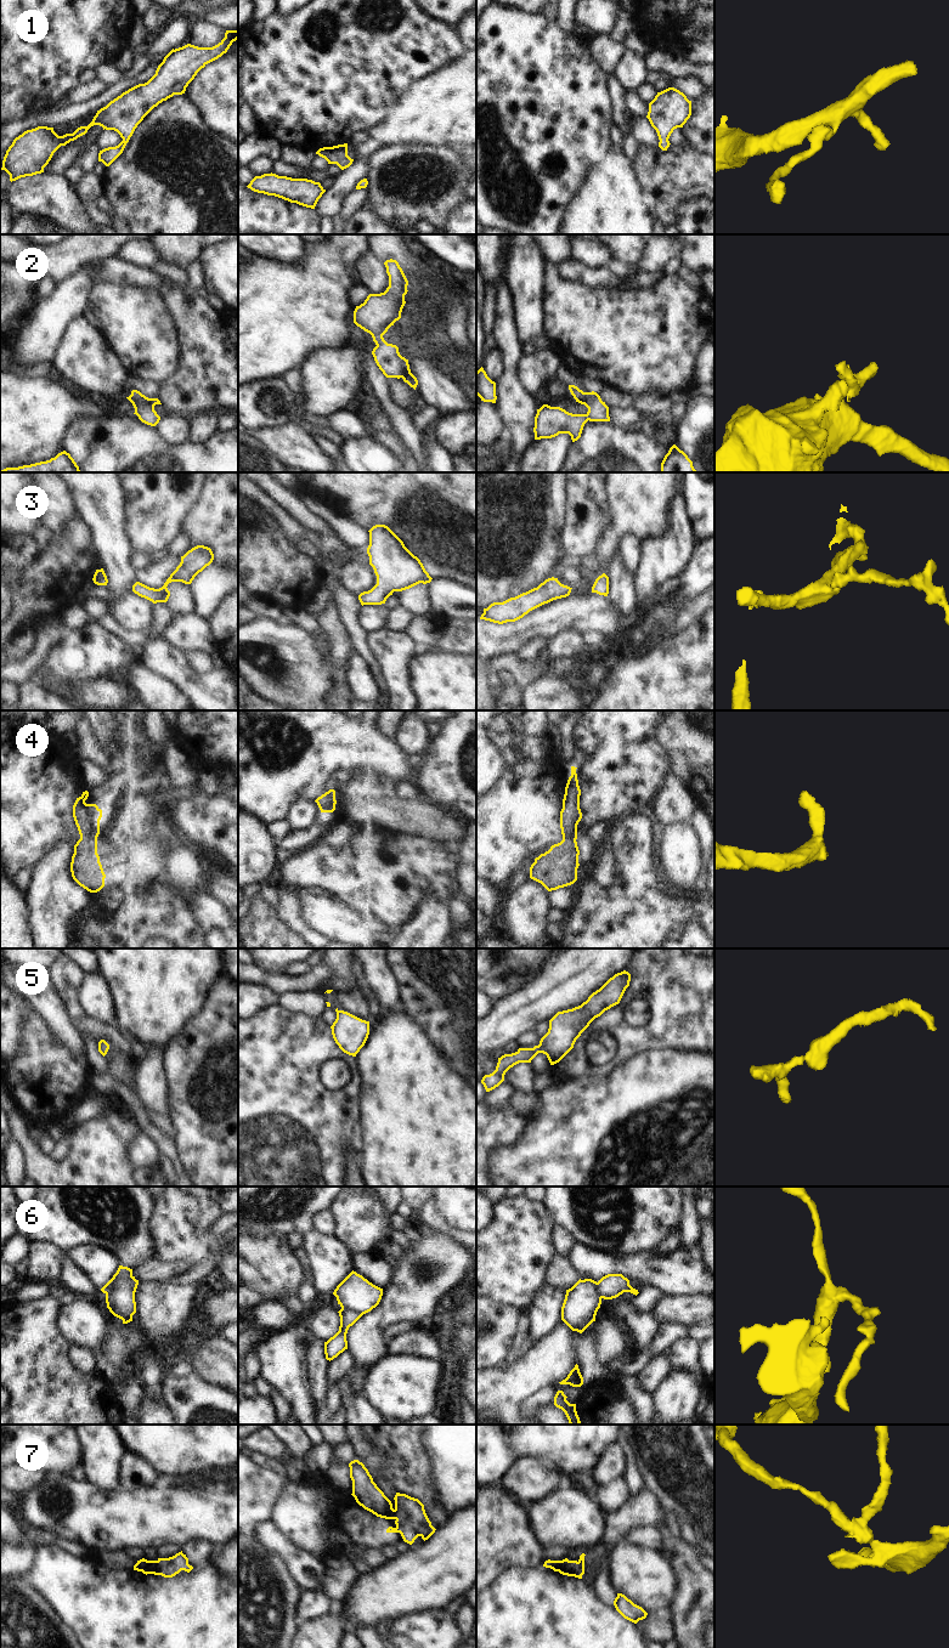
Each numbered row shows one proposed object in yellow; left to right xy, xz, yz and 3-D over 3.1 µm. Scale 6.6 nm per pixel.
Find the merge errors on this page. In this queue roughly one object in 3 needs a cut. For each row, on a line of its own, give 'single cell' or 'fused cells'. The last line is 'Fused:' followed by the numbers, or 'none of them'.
1: single cell
2: single cell
3: single cell
4: single cell
5: single cell
6: fused cells
7: fused cells
Fused: 6, 7

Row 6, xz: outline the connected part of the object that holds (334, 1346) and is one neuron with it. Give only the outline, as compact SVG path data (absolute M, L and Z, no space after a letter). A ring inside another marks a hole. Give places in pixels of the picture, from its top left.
M341 1307L341 1309L338 1313L340 1316L339 1331L327 1342L324 1342L324 1354L326 1359L329 1361L337 1358L345 1349L348 1349L348 1330L361 1318L360 1314L344 1307Z

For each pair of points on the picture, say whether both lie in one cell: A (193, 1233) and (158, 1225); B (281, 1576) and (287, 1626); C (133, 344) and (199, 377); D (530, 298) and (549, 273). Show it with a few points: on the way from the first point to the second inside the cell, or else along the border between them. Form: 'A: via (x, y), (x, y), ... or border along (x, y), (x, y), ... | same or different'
A: via (185, 1233), (176, 1225), (167, 1225) | same
B: via (281, 1589), (282, 1614) | same
C: border along (179, 337), (181, 351), (180, 367), (159, 385) | different
D: border along (544, 259), (544, 298), (542, 307) | different

